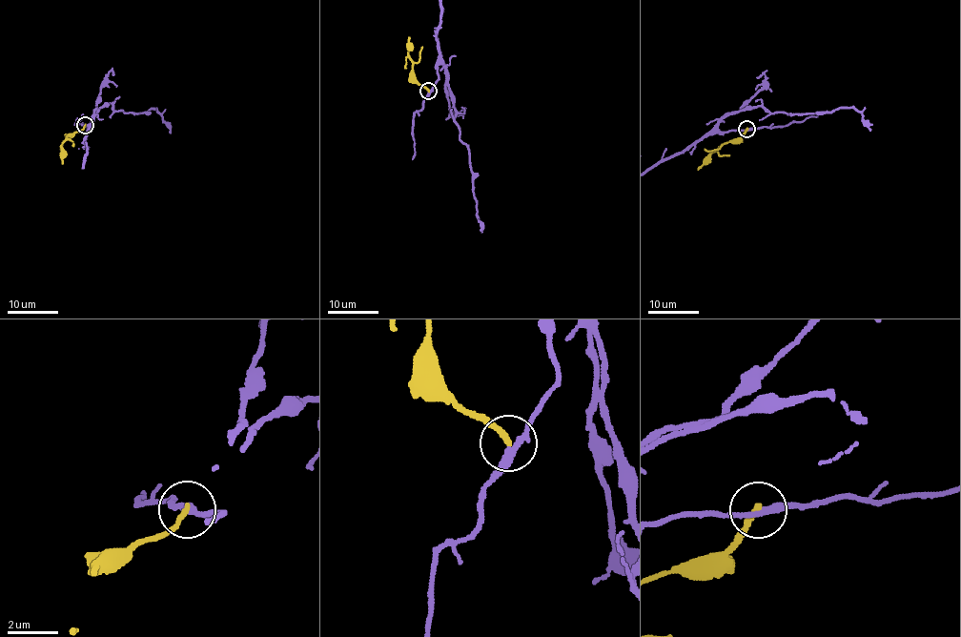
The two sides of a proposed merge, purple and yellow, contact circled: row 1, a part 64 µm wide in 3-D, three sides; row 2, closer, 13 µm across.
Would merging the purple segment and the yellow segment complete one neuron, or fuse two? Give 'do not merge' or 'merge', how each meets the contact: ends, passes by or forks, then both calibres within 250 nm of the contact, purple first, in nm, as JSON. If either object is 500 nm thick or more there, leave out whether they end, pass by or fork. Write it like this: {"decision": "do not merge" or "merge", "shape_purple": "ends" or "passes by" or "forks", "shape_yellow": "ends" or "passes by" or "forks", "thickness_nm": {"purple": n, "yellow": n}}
{"decision": "do not merge", "shape_purple": "passes by", "shape_yellow": "ends", "thickness_nm": {"purple": 280, "yellow": 240}}

